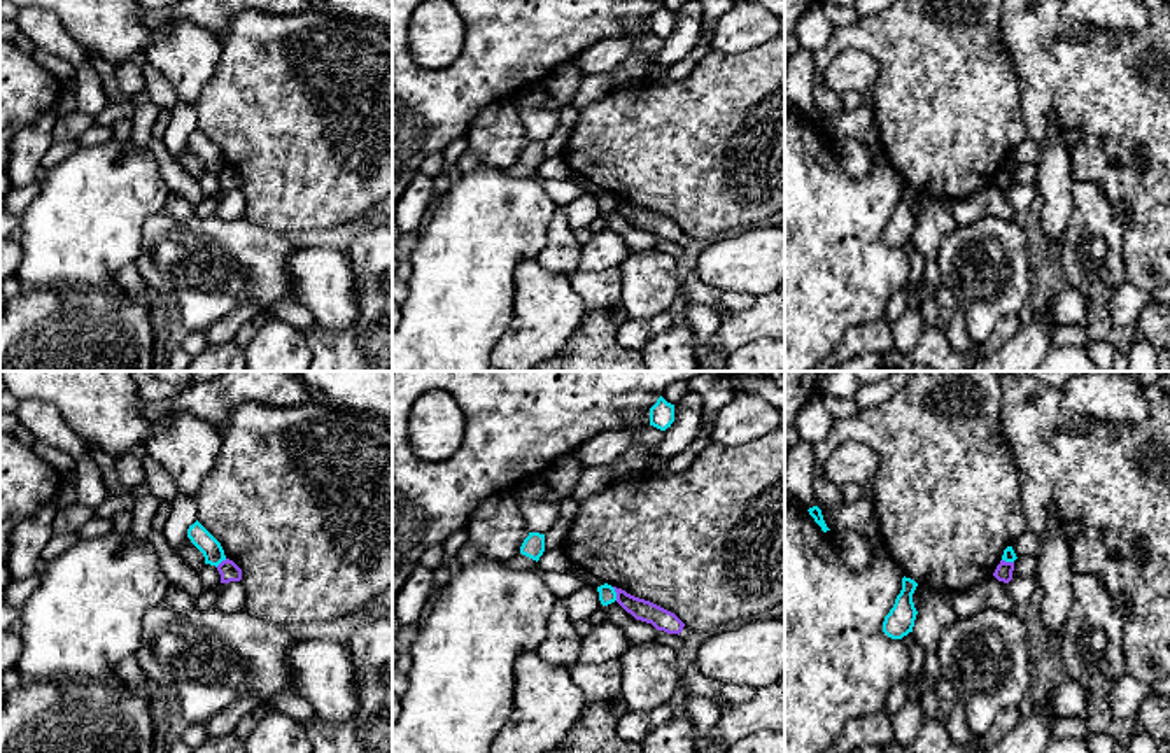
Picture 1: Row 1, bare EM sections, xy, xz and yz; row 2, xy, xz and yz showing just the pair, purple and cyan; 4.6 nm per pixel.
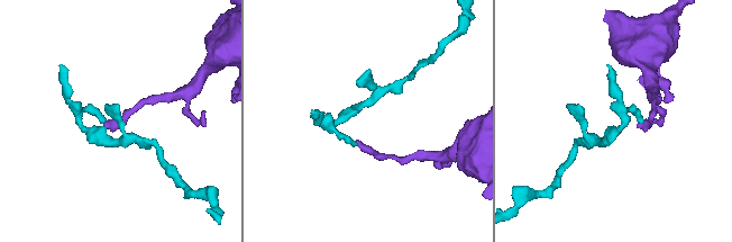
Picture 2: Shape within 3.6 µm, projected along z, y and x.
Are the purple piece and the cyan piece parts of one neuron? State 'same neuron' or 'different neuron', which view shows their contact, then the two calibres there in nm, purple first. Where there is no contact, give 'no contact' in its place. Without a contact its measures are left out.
different neuron; contact in xz; calibres 100 and 80 nm

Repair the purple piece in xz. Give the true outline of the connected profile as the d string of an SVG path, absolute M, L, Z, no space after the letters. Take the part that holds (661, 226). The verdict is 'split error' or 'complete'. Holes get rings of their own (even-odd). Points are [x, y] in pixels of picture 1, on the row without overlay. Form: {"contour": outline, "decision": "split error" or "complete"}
{"contour": "M613 194L617 200L617 210L631 221L636 228L652 231L657 238L664 238L667 242L678 242L683 238L685 231L671 219L634 205L622 196Z", "decision": "complete"}

